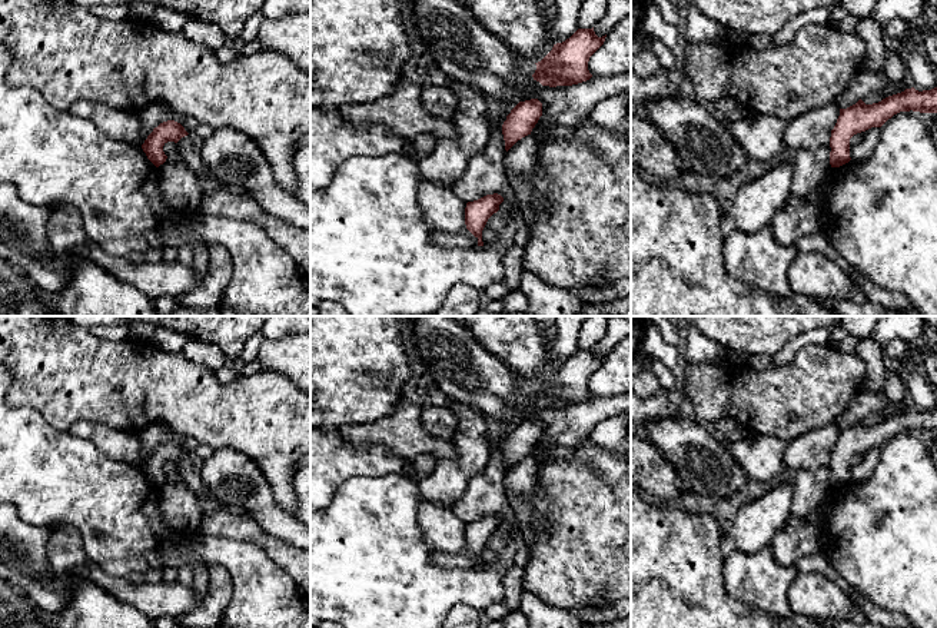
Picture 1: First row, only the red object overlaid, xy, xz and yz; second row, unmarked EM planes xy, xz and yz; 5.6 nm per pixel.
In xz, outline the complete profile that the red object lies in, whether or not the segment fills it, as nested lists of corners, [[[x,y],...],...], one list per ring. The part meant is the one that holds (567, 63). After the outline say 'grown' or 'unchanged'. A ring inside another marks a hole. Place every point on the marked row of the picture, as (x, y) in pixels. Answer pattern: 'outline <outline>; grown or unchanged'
outline [[[578,29],[569,39],[562,43],[554,44],[552,50],[536,64],[536,70],[532,74],[534,80],[542,86],[572,86],[587,82],[592,77],[588,70],[589,57],[604,44],[605,36],[598,37],[592,29]]]; unchanged

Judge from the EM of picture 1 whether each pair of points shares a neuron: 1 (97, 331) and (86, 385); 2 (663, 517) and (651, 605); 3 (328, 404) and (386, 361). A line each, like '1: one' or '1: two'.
1: two
2: one
3: one

